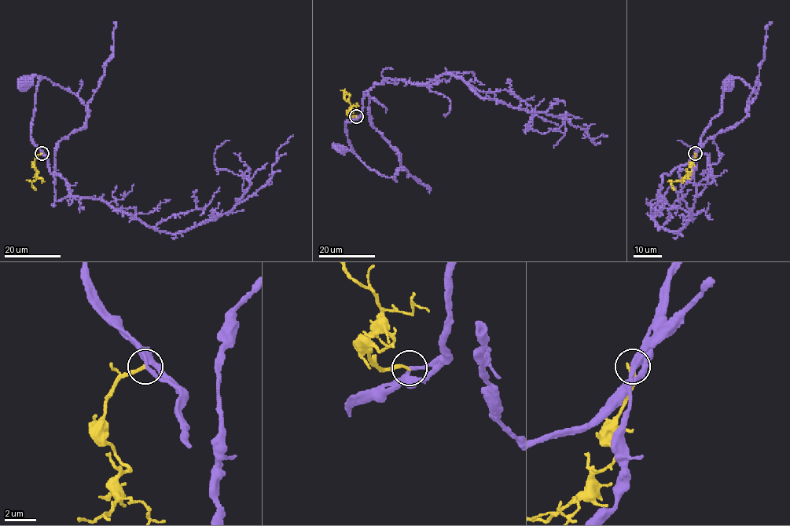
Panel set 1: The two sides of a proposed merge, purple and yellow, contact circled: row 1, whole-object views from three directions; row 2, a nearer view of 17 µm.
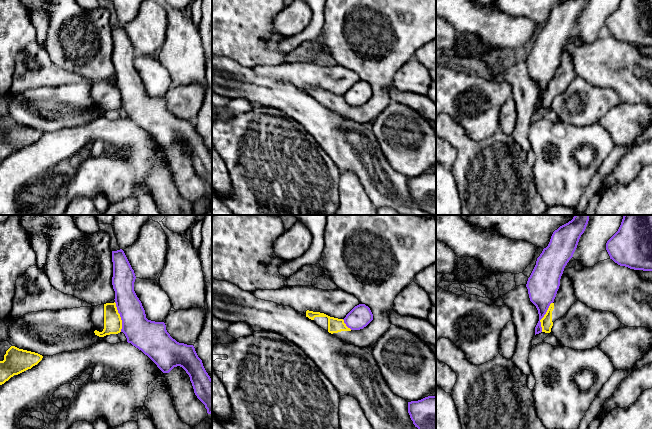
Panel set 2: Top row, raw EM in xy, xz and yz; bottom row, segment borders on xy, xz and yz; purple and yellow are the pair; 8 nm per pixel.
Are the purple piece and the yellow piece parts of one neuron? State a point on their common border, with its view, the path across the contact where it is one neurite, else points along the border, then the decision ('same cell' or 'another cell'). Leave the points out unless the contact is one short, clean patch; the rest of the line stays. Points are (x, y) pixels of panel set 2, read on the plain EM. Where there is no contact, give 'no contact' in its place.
meets purple in yz at (543, 92); border along yz (552, 78), (540, 96), (541, 107); another cell

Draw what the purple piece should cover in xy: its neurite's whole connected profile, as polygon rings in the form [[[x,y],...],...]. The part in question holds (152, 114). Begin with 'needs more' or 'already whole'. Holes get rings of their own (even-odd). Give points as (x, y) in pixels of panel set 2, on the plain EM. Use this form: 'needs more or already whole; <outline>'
already whole; [[[112,27],[115,79],[122,96],[127,118],[147,131],[163,149],[182,143],[190,153],[194,169],[212,189],[212,155],[193,121],[179,119],[166,106],[164,98],[146,94],[141,77],[134,67],[136,55],[124,27]]]

